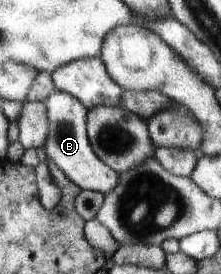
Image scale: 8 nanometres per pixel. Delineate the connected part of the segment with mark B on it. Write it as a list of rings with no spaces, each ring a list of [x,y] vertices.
[[[56,91],[46,102],[50,117],[50,136],[44,147],[49,154],[49,162],[56,163],[69,177],[78,183],[83,190],[98,191],[100,196],[112,193],[119,184],[119,174],[113,167],[106,166],[94,150],[93,141],[89,135],[89,109],[74,94]]]

